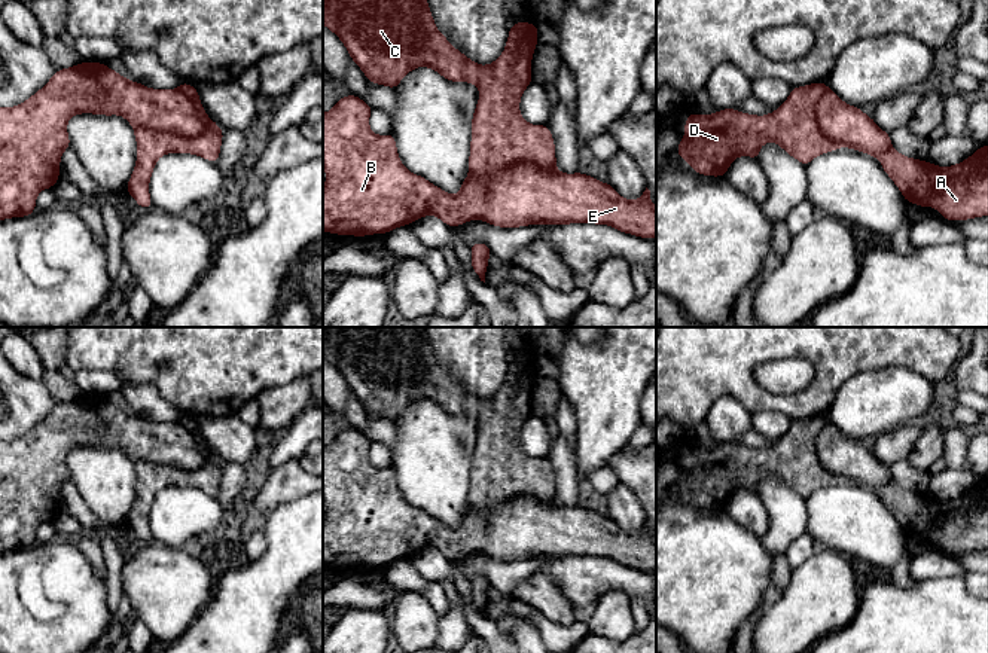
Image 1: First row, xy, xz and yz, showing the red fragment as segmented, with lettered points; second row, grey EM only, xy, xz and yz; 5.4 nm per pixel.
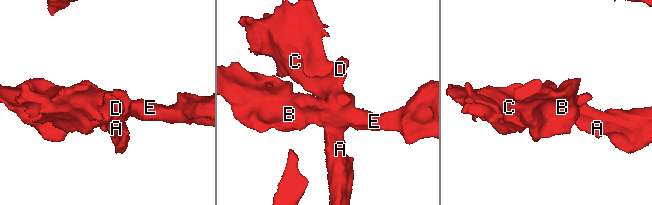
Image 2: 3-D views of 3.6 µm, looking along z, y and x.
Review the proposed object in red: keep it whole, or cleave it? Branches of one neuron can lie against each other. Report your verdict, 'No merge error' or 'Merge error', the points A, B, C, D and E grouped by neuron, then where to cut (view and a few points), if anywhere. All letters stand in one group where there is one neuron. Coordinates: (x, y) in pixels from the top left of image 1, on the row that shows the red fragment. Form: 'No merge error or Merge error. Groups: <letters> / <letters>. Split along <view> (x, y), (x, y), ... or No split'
Merge error. Groups: A C D / B E. Split along xy (210, 119), (195, 136), (142, 127), (134, 130)

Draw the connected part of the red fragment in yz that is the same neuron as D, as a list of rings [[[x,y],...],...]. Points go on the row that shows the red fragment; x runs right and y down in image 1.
[[[824,82],[796,86],[775,112],[765,116],[735,109],[690,113],[677,153],[698,174],[720,177],[735,158],[759,161],[760,147],[774,141],[806,167],[815,156],[839,147],[818,126],[815,106],[827,89]]]

